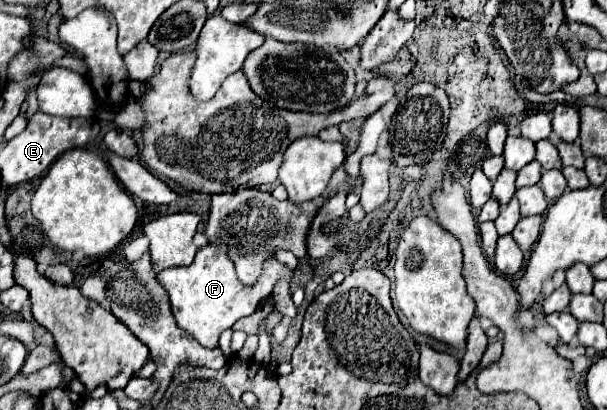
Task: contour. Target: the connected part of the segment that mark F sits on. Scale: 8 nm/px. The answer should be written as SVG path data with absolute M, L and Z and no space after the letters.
M207 244L203 246L193 264L187 268L167 268L159 272L159 282L165 286L171 308L177 320L177 326L187 330L197 342L205 348L215 348L219 334L227 328L231 328L237 320L251 316L259 304L273 292L275 284L279 280L291 280L293 270L289 270L285 264L277 262L275 256L271 256L267 262L263 262L263 272L259 280L251 286L241 284L241 280L235 274L235 266L231 258L227 256L225 244Z

